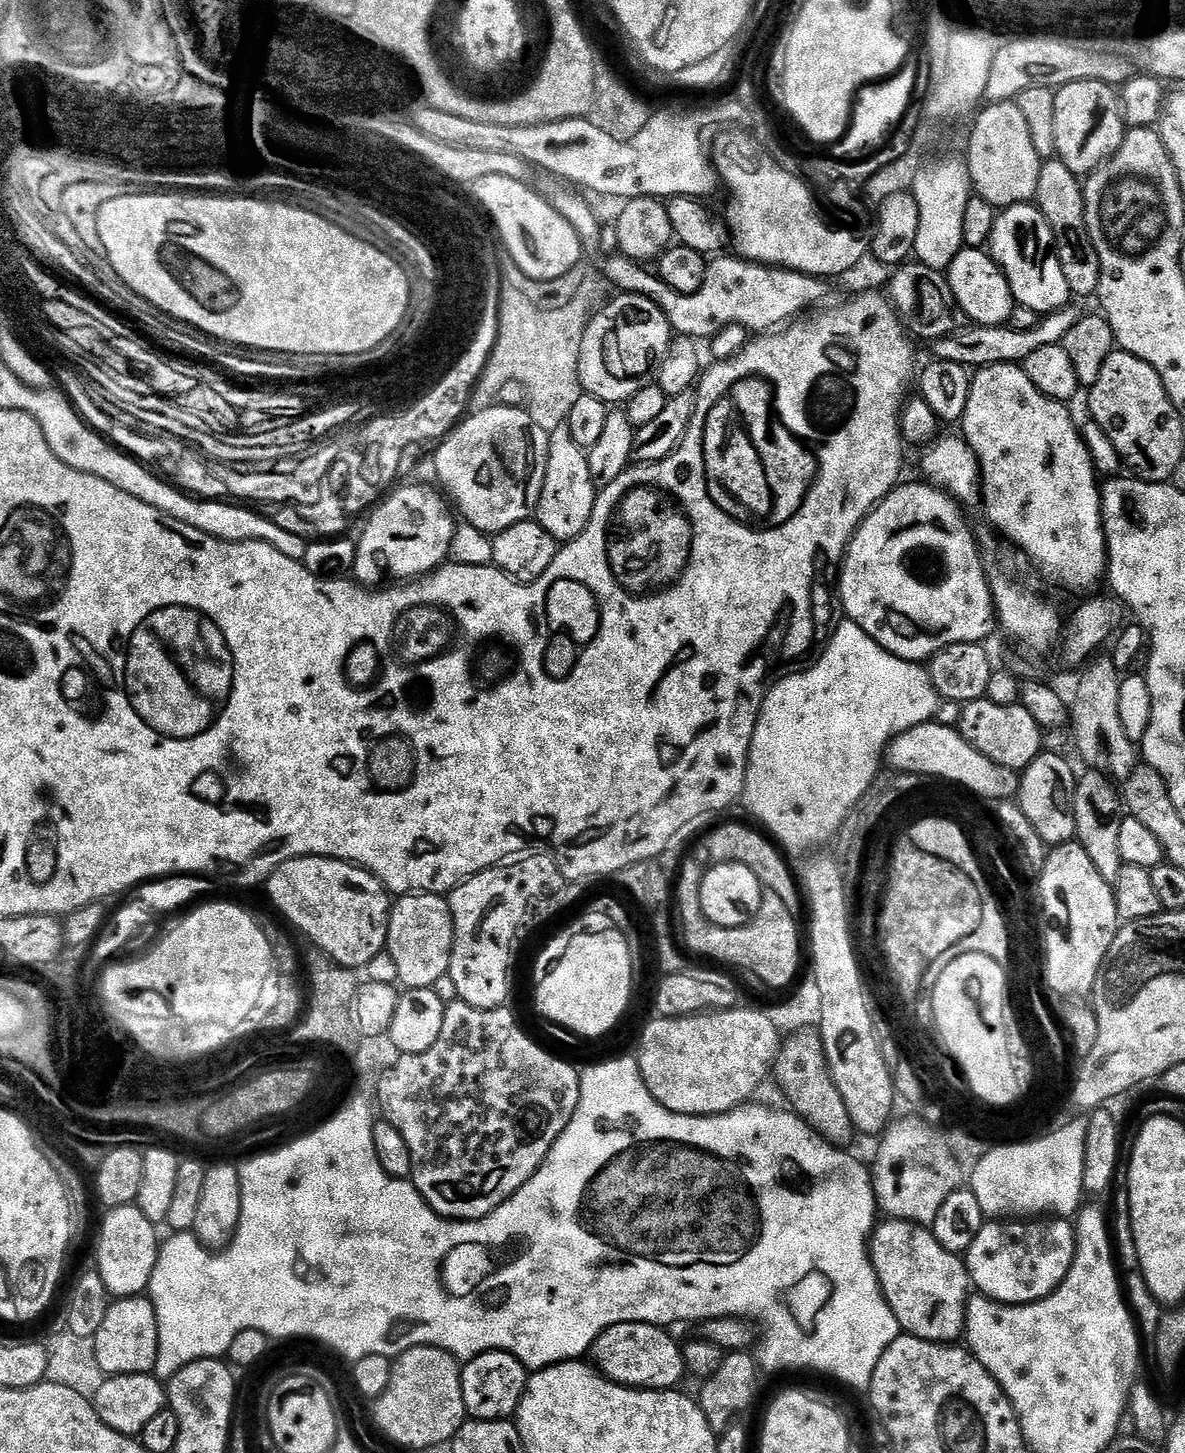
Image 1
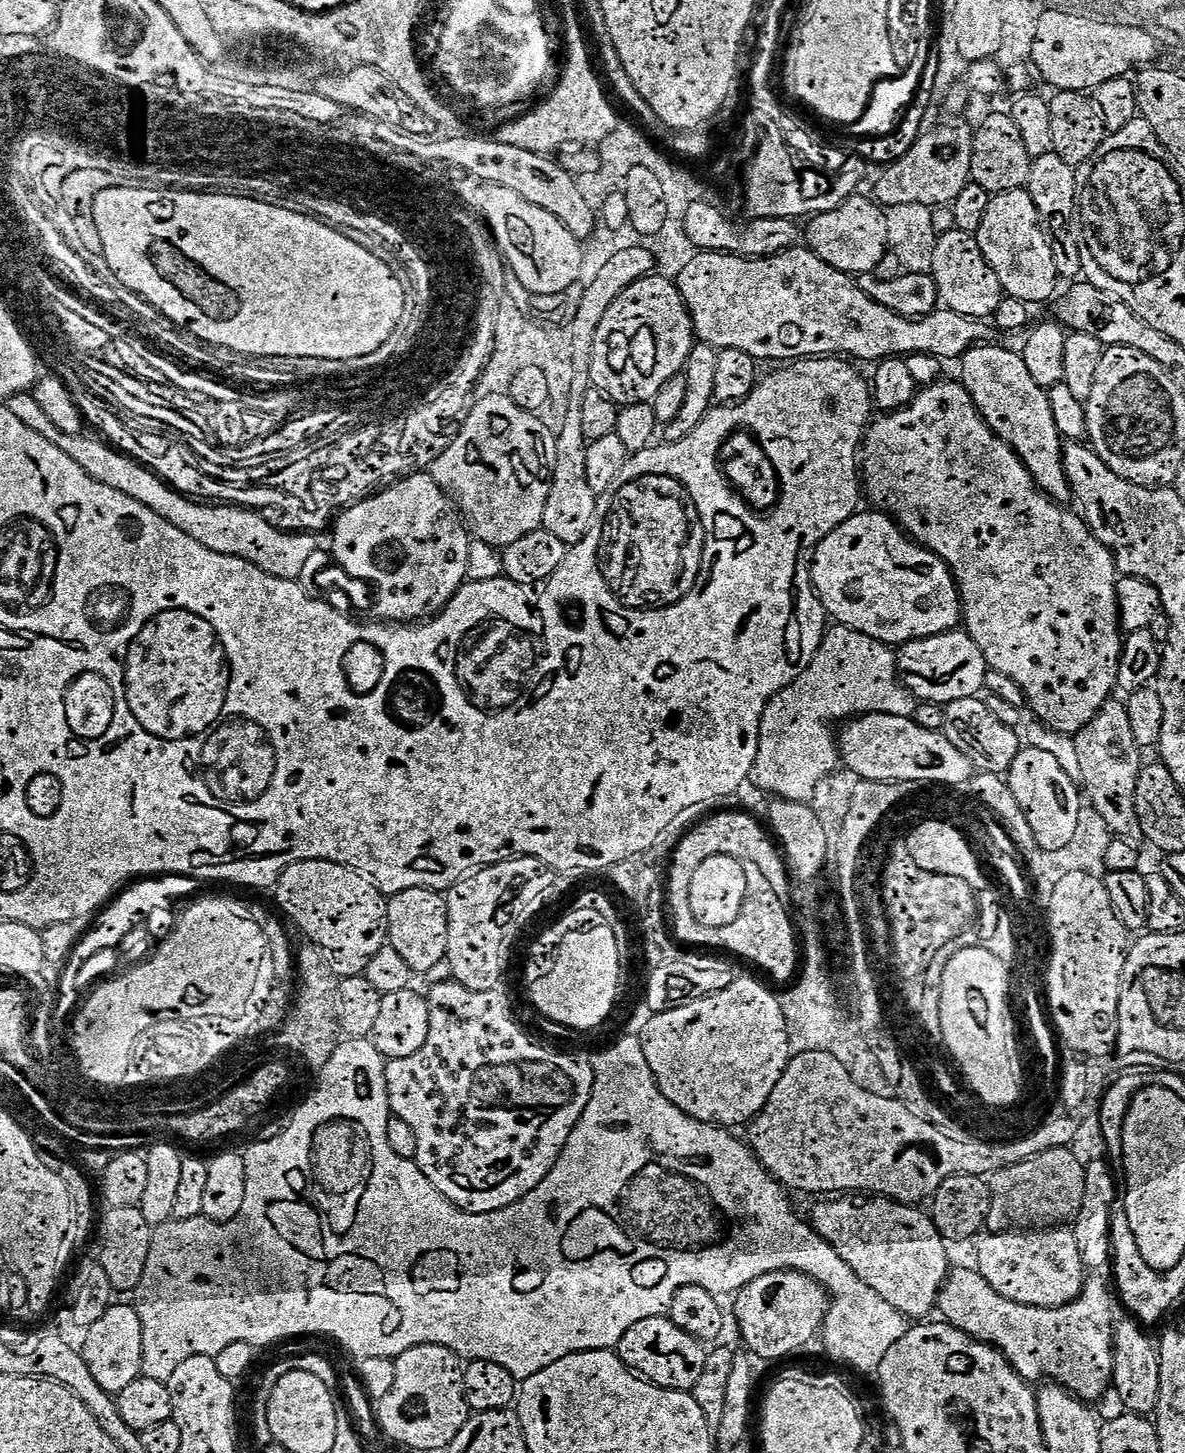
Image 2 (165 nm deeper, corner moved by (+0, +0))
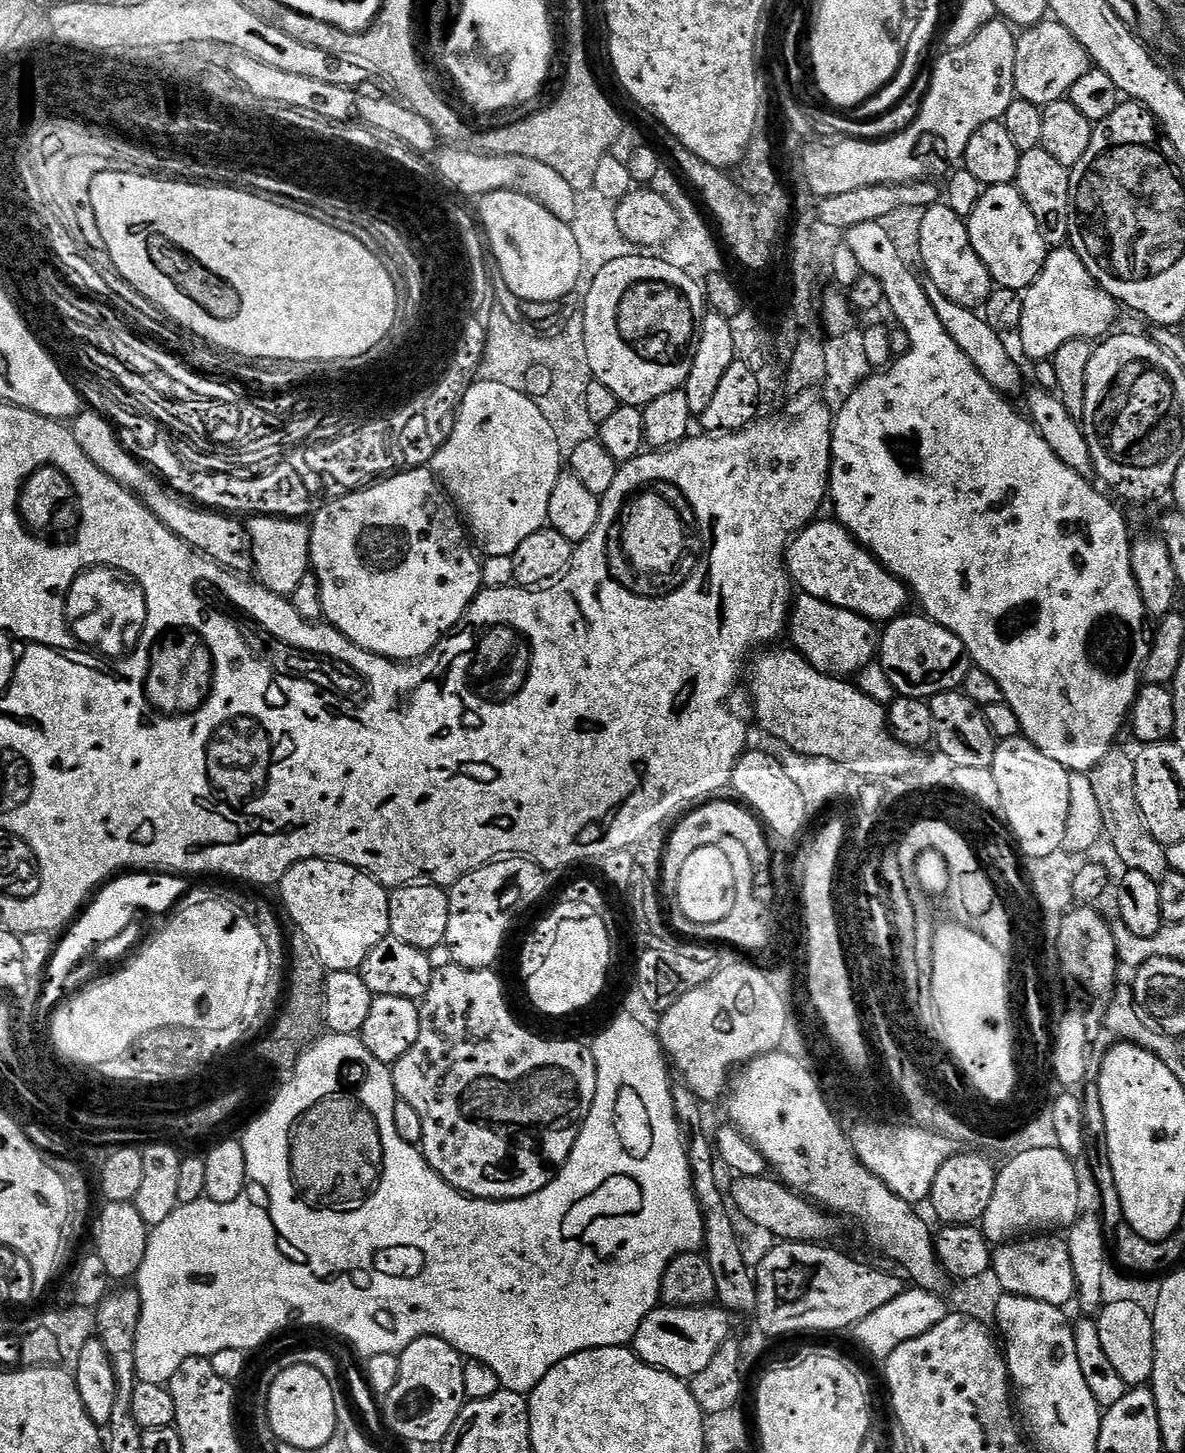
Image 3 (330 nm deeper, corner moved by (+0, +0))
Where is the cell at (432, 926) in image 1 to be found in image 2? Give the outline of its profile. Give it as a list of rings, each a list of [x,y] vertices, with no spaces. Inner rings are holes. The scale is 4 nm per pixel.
[[[430,888],[402,890],[388,900],[388,944],[410,966],[413,974],[432,972],[448,958],[448,901]]]

